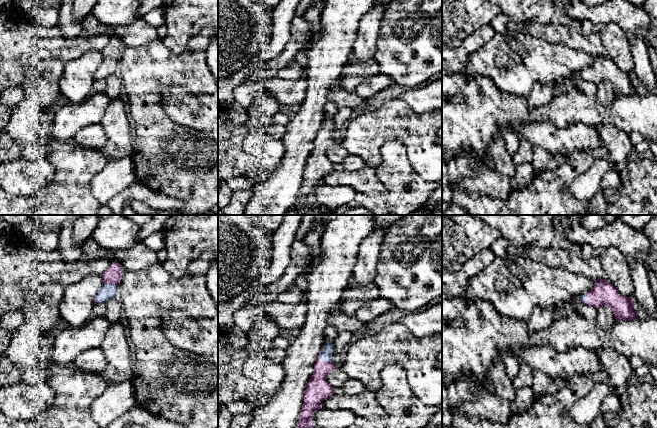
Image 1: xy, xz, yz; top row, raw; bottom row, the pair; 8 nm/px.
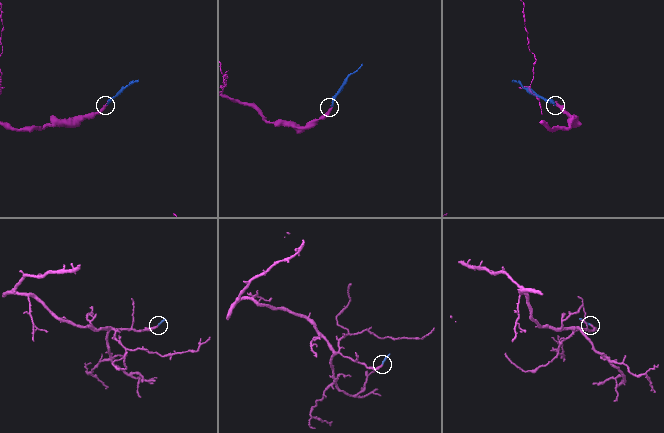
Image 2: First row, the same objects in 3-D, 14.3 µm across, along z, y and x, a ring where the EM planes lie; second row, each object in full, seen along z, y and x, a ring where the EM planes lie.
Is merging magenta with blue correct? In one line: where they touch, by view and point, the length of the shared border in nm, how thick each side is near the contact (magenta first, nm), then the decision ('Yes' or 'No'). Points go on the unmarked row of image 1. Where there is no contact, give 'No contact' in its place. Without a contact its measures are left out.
Touches magenta at xz (321, 128). Shared border 170 nm. Thickness 140 nm (magenta) against 90 nm. Yes

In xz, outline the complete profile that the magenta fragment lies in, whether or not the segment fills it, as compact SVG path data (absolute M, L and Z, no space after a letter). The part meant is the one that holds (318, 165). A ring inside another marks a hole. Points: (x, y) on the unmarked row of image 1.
M333 117L324 120L321 130L314 141L314 149L309 155L304 169L304 179L298 197L298 206L312 206L314 189L321 185L323 177L333 170L333 163L327 158L326 151L336 141L332 136Z

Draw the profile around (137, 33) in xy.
M88 14L79 24L89 36L114 35L122 44L132 47L149 44L158 37L157 28L146 23L143 18L127 25L111 26L99 22L94 16Z

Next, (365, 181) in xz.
M368 166L354 172L332 170L323 177L322 181L324 184L332 186L352 187L361 194L383 194L386 192L386 187L376 175L376 169Z

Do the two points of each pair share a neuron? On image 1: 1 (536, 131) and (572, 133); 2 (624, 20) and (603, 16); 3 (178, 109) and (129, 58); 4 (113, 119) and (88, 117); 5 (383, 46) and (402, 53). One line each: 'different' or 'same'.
1: same
2: same
3: different
4: different
5: same

